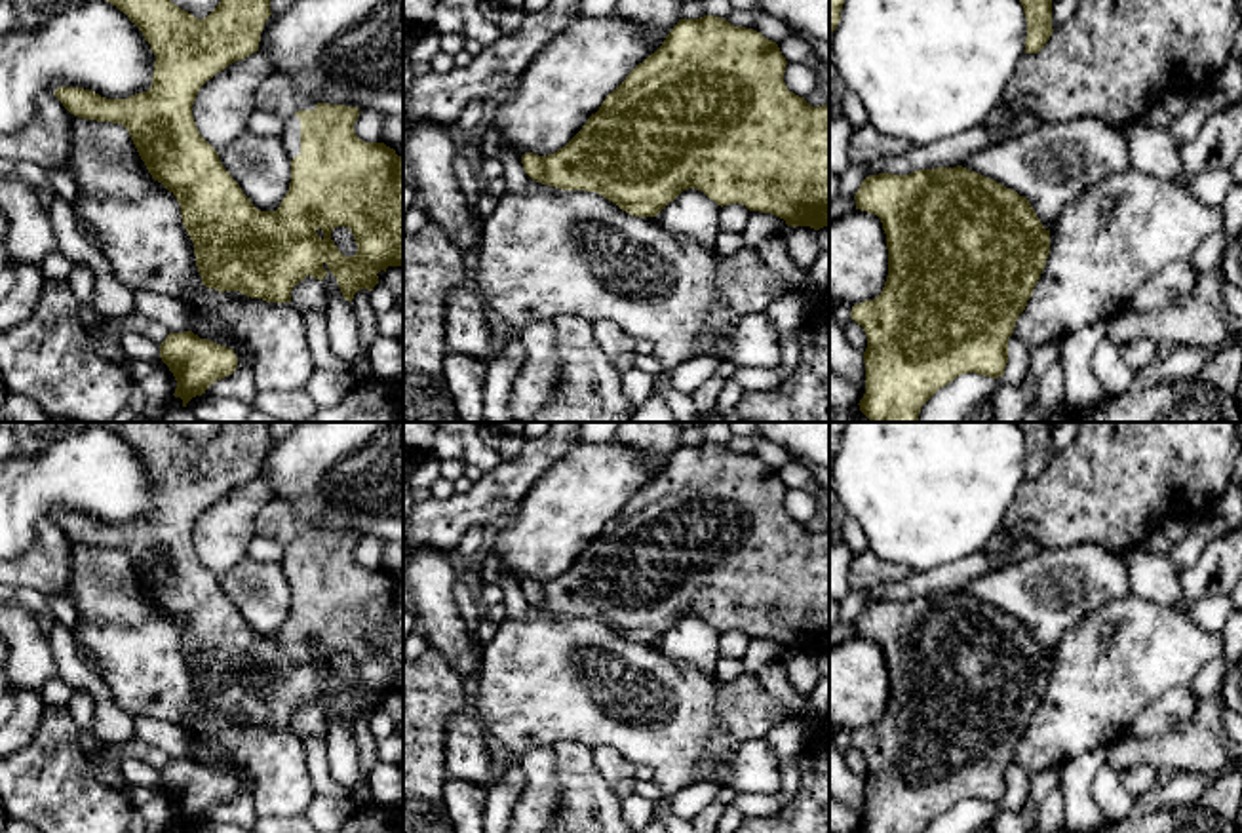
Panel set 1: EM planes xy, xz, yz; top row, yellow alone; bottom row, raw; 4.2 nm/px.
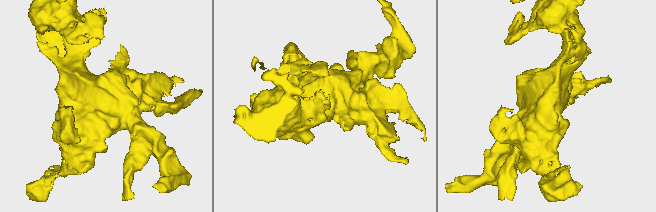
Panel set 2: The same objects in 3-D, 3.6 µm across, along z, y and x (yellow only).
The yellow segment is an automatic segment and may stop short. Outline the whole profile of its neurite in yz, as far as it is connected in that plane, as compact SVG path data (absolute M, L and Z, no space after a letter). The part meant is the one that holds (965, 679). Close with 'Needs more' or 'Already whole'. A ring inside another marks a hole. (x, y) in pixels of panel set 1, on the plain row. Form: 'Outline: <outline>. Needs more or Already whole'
Outline: M962 591L919 595L909 601L879 599L860 610L856 635L877 641L886 660L888 702L879 723L852 732L867 774L865 820L860 833L922 833L940 814L964 799L1004 801L1008 765L1025 736L1050 679L1050 656L1029 626Z. Already whole

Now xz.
Outline: M715 441L679 445L679 449L666 462L664 470L643 489L639 489L626 502L626 506L605 523L599 536L588 544L582 555L563 574L548 582L538 582L533 578L523 580L523 595L533 607L548 612L597 618L633 643L656 643L683 616L696 614L721 633L742 630L749 637L772 639L784 645L787 652L810 652L820 656L829 652L829 531L810 533L805 523L789 517L784 508L786 491L787 487L778 470L753 455L734 453L727 445Z. Already whole

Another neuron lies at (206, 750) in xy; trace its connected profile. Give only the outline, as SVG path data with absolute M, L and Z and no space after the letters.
M194 734L190 749L190 757L200 765L207 765L221 772L232 774L238 787L251 785L253 776L249 770L245 770L213 736Z

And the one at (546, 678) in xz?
M500 574L506 618L483 645L477 677L477 721L506 751L525 755L559 742L607 746L635 766L649 766L662 791L656 803L670 810L670 797L702 782L696 763L709 757L709 782L727 785L730 755L740 740L717 723L713 673L664 658L654 643L633 643L597 618L561 616L533 607L514 574Z

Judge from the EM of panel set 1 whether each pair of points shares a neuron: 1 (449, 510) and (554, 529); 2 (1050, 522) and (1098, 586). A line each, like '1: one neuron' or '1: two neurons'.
1: two neurons
2: two neurons

